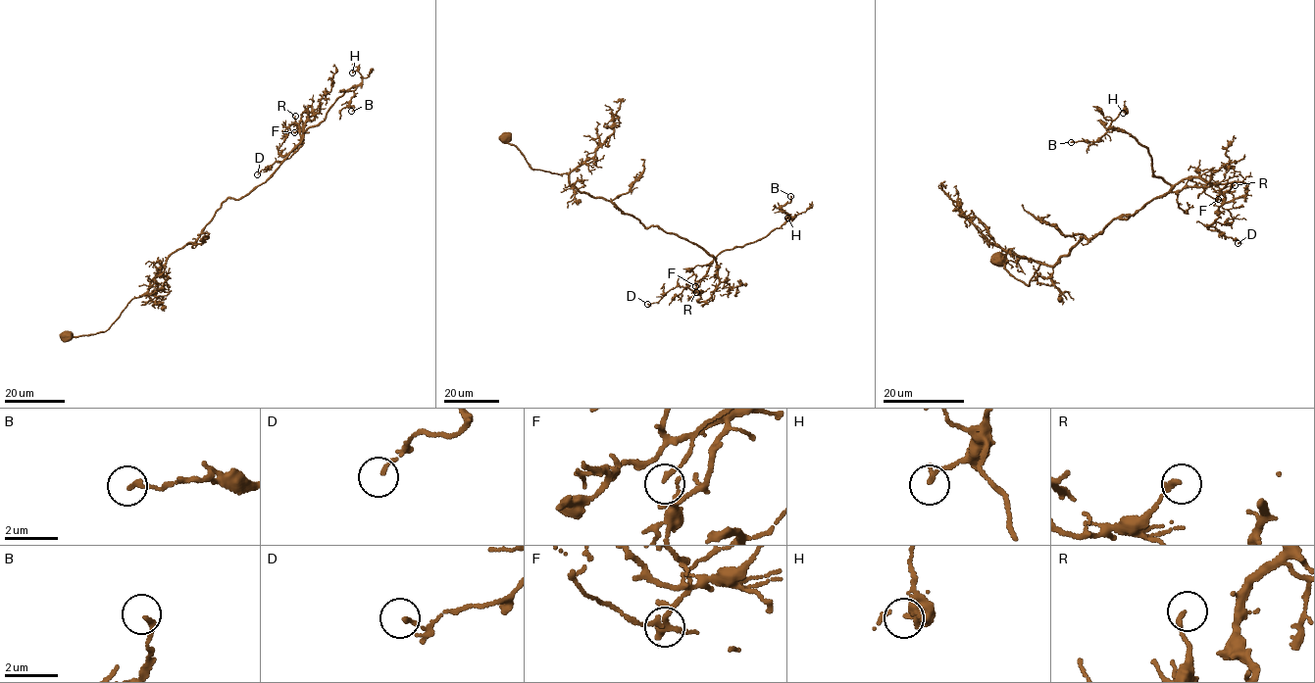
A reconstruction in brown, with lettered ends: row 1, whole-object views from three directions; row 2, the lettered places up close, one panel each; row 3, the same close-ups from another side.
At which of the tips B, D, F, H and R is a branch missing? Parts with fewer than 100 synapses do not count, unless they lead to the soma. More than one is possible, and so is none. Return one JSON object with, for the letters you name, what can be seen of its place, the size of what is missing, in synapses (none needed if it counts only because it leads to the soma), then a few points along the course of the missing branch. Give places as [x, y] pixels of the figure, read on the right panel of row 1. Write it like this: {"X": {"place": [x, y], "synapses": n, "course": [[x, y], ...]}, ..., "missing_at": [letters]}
{"missing_at": []}

